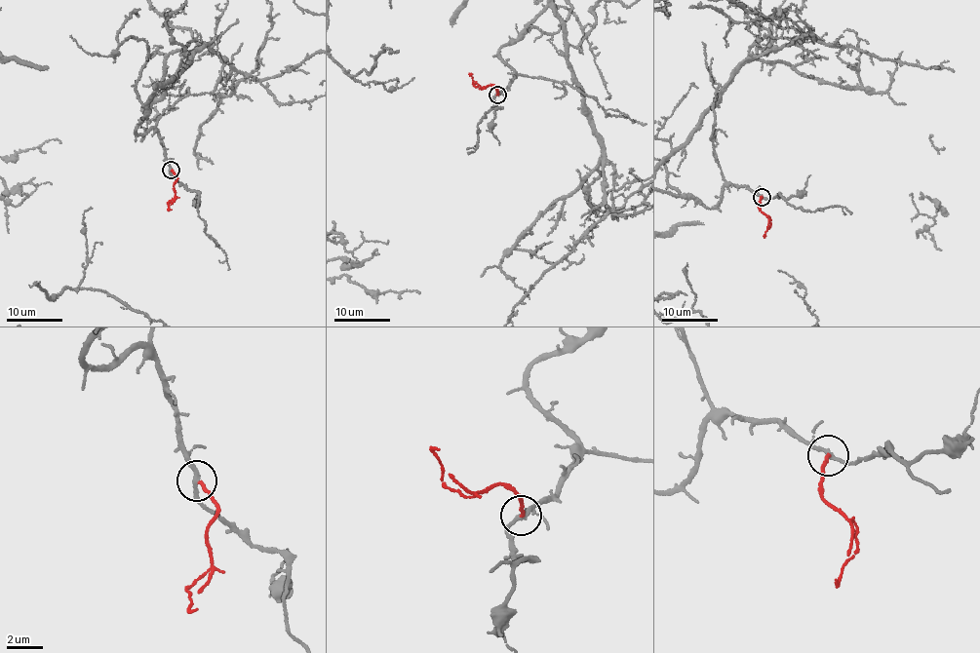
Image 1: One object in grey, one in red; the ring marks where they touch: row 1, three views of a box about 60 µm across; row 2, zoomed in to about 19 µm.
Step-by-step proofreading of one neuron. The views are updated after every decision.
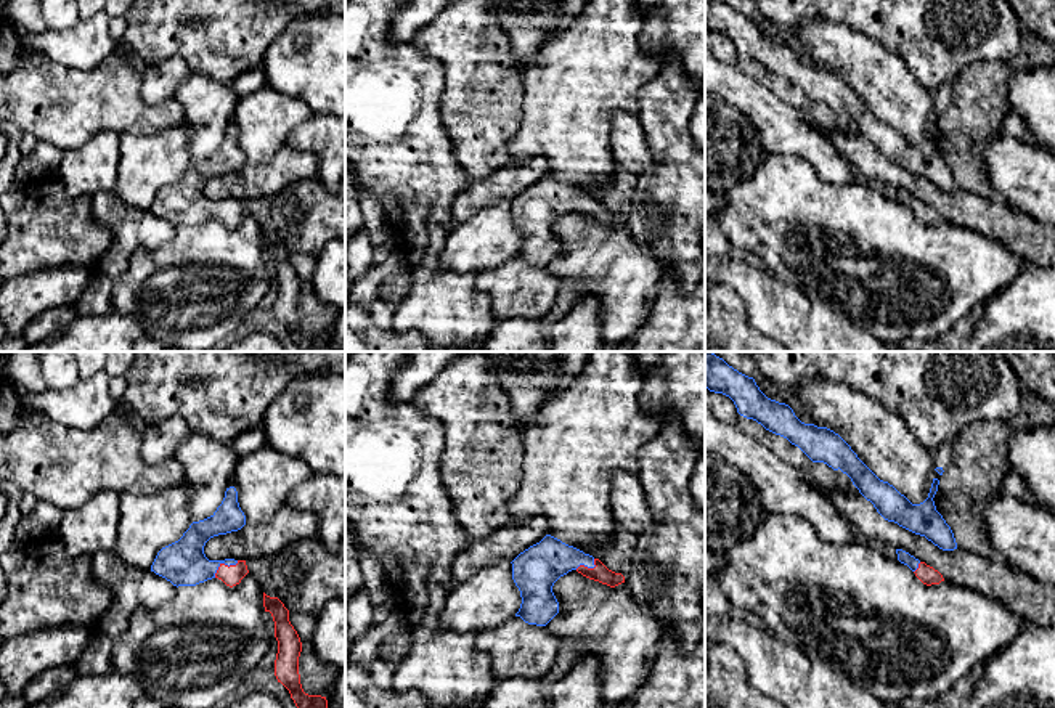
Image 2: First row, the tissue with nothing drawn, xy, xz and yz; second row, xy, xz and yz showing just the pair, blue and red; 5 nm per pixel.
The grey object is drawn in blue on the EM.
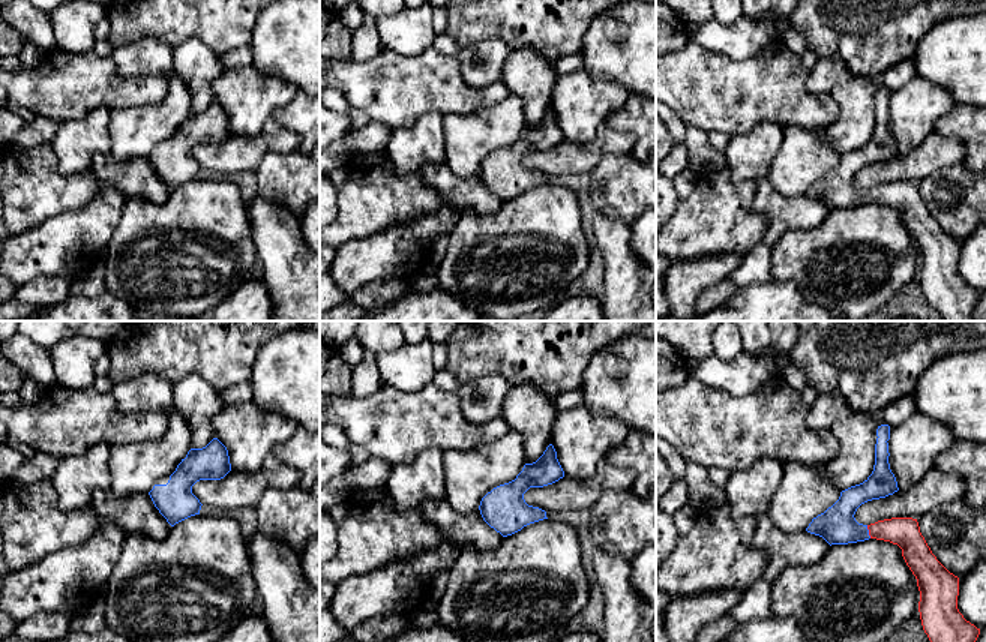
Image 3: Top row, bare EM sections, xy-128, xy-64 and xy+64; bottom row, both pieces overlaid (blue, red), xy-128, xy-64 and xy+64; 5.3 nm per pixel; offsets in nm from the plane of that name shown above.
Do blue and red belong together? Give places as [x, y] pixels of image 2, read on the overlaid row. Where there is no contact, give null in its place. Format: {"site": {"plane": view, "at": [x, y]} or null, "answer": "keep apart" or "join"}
{"site": {"plane": "xy", "at": [224, 562]}, "answer": "join"}

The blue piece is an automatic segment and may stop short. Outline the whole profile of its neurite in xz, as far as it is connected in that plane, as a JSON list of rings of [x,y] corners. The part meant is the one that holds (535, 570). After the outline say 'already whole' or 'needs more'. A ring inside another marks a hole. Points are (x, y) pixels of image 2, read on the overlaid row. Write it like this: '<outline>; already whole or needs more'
[[[551,535],[520,552],[511,564],[512,580],[522,597],[515,616],[536,626],[546,626],[559,613],[552,586],[572,570],[610,588],[625,583],[621,573],[609,570],[599,559]]]; needs more

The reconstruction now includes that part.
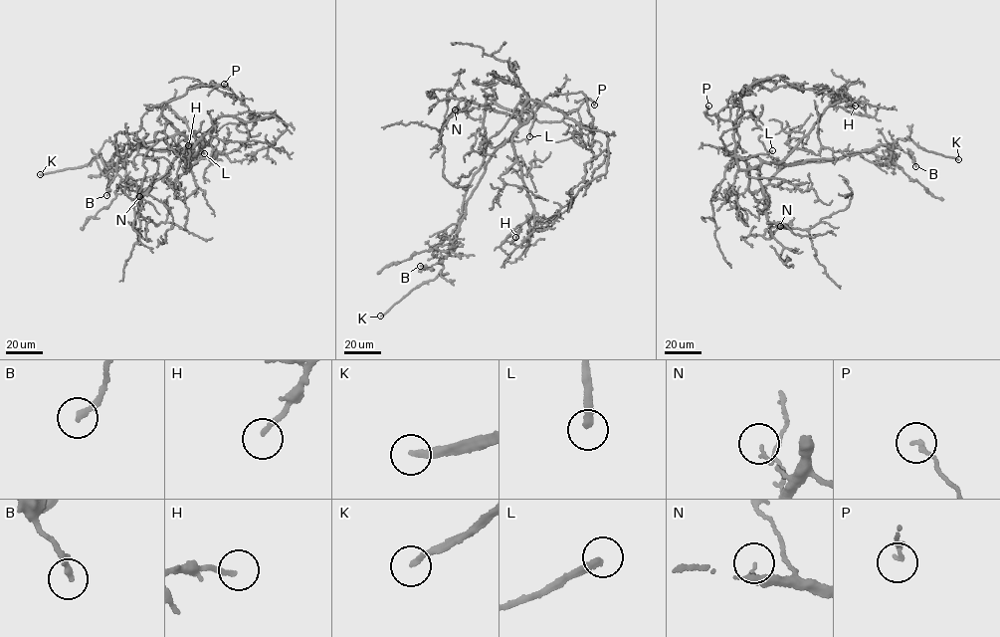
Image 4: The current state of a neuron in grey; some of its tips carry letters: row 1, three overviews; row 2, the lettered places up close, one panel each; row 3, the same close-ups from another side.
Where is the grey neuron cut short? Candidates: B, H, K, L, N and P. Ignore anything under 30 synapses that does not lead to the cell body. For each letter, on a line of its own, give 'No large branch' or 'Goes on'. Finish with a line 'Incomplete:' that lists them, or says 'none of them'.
B: No large branch
H: Goes on
K: Goes on
L: Goes on
N: No large branch
P: No large branch
Incomplete: H, K, L

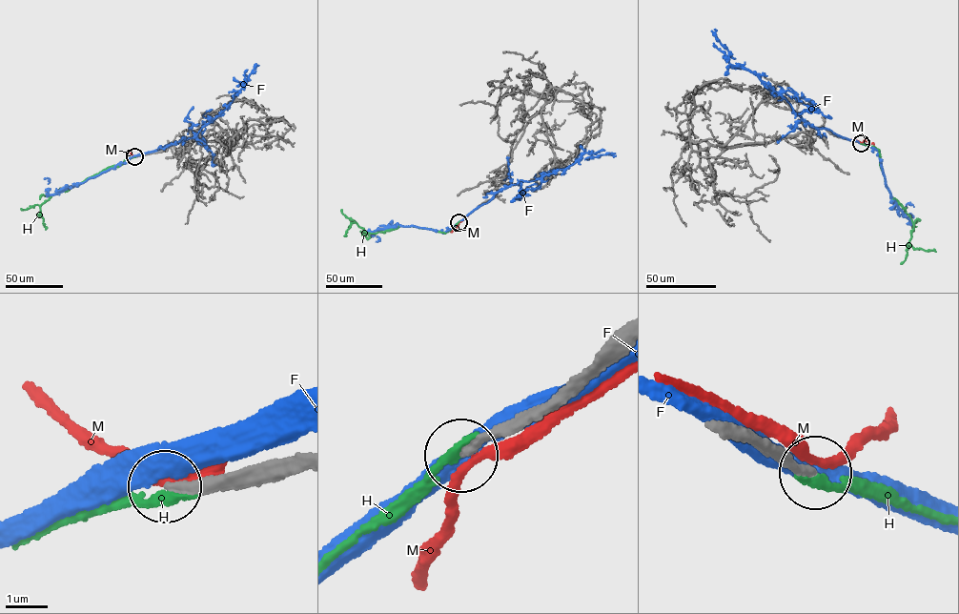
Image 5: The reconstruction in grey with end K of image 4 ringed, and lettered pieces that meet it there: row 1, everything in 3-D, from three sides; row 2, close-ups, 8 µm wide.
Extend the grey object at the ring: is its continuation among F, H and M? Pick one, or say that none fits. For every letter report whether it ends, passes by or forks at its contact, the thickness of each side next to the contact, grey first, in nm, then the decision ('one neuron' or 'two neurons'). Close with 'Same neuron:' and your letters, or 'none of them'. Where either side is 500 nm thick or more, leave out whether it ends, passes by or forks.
F: it passes by; calibres 260 and 460 nm; two neurons
H: it ends; calibres 260 and 280 nm; two neurons
M: it passes by; calibres 260 and 240 nm; two neurons
Same neuron: none of them

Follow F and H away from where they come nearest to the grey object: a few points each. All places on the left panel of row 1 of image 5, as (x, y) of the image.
F: (135, 156), (195, 136), (201, 128), (220, 115), (258, 65)
H: (135, 156), (124, 160), (118, 166), (104, 169), (68, 191), (60, 190), (52, 194), (40, 206), (46, 229)

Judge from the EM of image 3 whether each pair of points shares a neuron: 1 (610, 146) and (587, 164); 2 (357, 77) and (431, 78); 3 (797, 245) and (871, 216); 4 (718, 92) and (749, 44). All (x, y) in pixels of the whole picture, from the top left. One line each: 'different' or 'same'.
1: same
2: same
3: same
4: different

